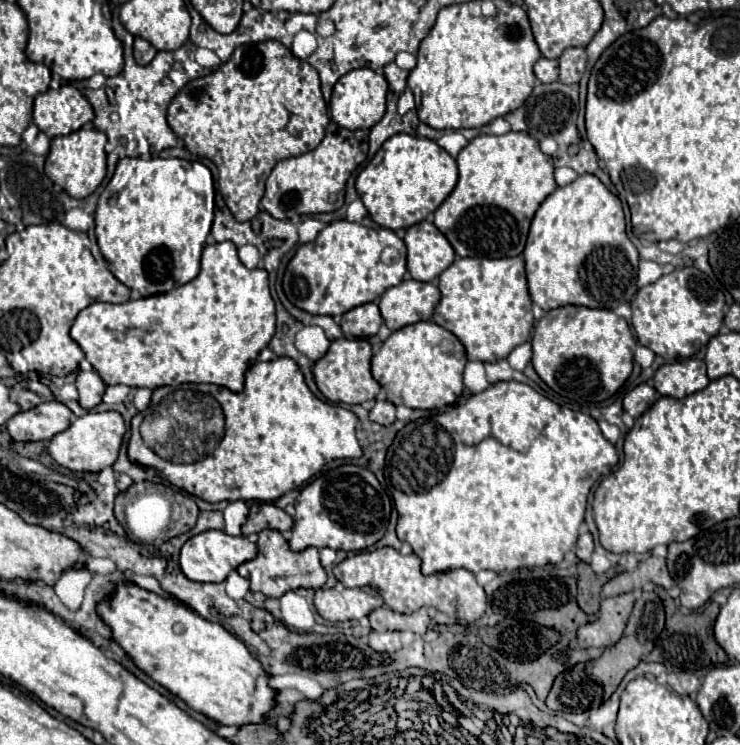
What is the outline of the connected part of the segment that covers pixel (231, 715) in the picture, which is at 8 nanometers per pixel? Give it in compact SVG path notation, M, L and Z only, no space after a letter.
M119 584L111 600L97 606L101 618L111 626L113 640L127 652L127 656L141 668L149 678L159 682L171 694L179 696L189 708L205 714L217 724L225 726L245 726L245 724L263 724L267 712L271 712L275 702L275 690L269 686L269 674L257 664L257 658L247 650L243 640L225 630L221 624L201 618L187 606L177 606L137 584Z

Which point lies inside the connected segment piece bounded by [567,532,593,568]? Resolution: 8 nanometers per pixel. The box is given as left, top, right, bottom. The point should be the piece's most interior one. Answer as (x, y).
(584, 549)

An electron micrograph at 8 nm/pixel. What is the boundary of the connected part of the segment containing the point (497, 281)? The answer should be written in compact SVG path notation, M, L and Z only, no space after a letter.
M521 256L505 258L457 258L441 276L439 276L439 290L441 300L435 308L433 322L443 326L445 330L453 332L467 350L469 360L481 362L497 362L507 358L509 352L527 342L531 328L533 328L533 314L531 314L531 296L527 290L525 280L525 264Z

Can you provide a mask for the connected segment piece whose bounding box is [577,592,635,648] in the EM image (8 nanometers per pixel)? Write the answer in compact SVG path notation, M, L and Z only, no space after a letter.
M627 592L615 598L603 598L599 618L579 628L577 640L581 648L607 648L621 640L625 624L629 620L629 612L633 610L635 594Z

